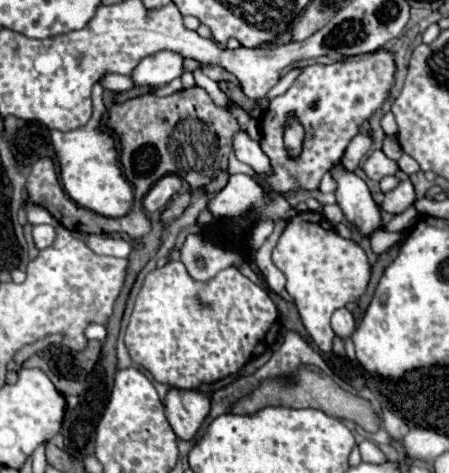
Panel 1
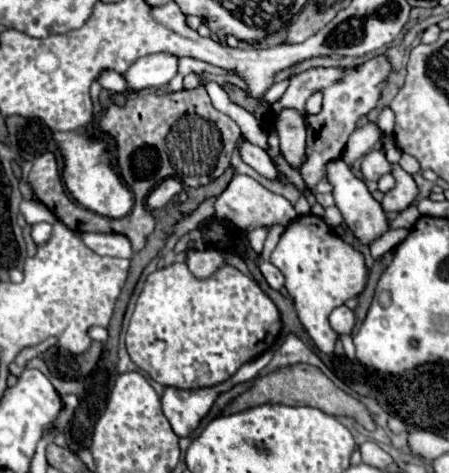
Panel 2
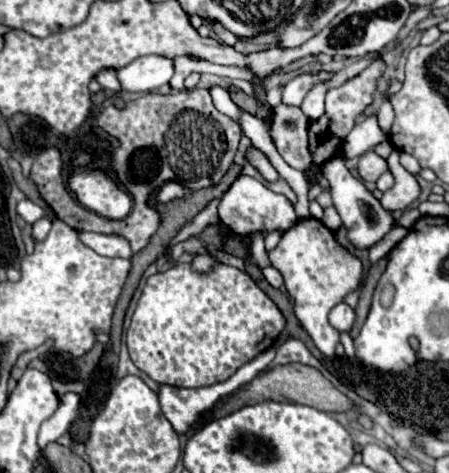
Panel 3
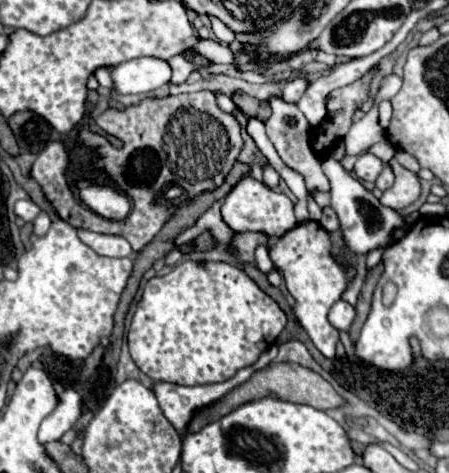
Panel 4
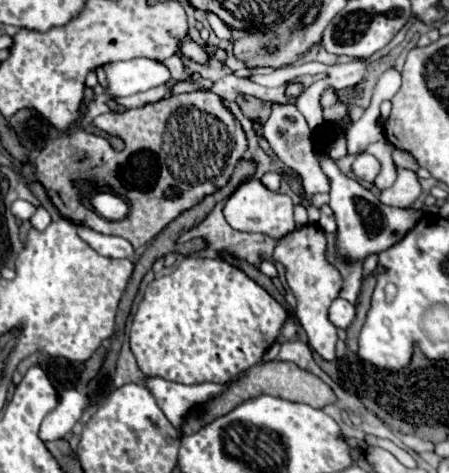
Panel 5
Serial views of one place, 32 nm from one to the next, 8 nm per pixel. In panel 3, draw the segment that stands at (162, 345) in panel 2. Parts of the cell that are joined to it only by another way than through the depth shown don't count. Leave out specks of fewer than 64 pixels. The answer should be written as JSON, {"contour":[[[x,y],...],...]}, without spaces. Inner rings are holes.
{"contour":[[[174,264],[166,272],[156,272],[146,280],[126,332],[126,346],[132,362],[158,384],[198,388],[228,380],[242,364],[272,348],[284,324],[286,322],[278,306],[246,272],[226,264],[216,264],[212,274],[198,274],[190,268],[190,264]]]}

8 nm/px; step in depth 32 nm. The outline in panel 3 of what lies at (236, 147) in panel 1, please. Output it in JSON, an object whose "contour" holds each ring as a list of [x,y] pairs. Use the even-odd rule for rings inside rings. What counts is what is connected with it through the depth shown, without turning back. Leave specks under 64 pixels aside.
{"contour":[[[248,146],[248,148],[246,148],[246,160],[248,160],[268,182],[278,180],[278,172],[276,172],[274,166],[270,164],[268,156],[266,156],[264,152],[260,152],[256,146]]]}

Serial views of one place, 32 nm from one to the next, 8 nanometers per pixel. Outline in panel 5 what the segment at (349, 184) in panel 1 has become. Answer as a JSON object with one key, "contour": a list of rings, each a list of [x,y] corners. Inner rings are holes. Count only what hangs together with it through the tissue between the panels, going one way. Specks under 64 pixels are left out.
{"contour":[[[328,154],[322,156],[320,166],[330,180],[330,208],[334,210],[338,222],[338,252],[350,260],[364,260],[368,254],[388,250],[408,230],[412,230],[418,218],[422,216],[422,210],[400,210],[380,204],[380,200],[370,190],[366,190],[358,180],[348,178],[338,168],[336,160],[332,160]]]}

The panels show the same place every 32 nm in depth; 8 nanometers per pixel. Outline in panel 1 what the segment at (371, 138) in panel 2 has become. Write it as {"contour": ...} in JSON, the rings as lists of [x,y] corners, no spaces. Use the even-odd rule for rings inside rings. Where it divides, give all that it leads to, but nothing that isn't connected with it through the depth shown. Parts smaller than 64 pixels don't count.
{"contour":[[[364,132],[358,134],[358,136],[352,140],[352,144],[348,146],[348,150],[344,152],[344,156],[342,156],[342,160],[340,160],[340,166],[342,166],[346,172],[354,172],[354,170],[360,166],[362,158],[366,156],[366,152],[370,150],[370,146],[372,146],[370,136],[364,134]]]}

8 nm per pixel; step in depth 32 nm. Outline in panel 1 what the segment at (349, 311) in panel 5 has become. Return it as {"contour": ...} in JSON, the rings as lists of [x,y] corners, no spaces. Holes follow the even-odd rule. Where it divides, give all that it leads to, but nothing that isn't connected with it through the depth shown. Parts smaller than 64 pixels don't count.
{"contour":[[[346,308],[336,310],[334,316],[332,316],[332,330],[334,330],[336,336],[340,336],[342,340],[352,338],[352,334],[354,334],[354,330],[356,330],[354,316],[352,316]]]}

